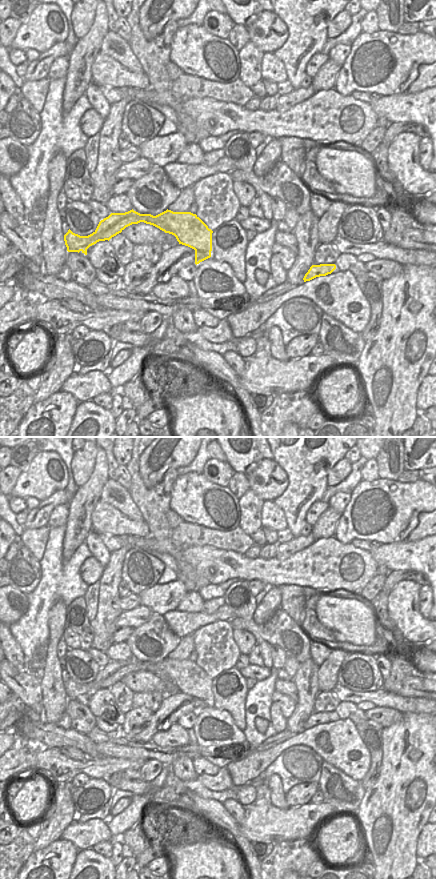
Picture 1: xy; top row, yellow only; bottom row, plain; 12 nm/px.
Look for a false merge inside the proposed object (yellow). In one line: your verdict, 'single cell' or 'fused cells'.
fused cells

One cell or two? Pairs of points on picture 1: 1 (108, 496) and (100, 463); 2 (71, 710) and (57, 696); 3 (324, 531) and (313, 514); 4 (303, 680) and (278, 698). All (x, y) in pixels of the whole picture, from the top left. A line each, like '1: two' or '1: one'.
1: two
2: two
3: two
4: two

